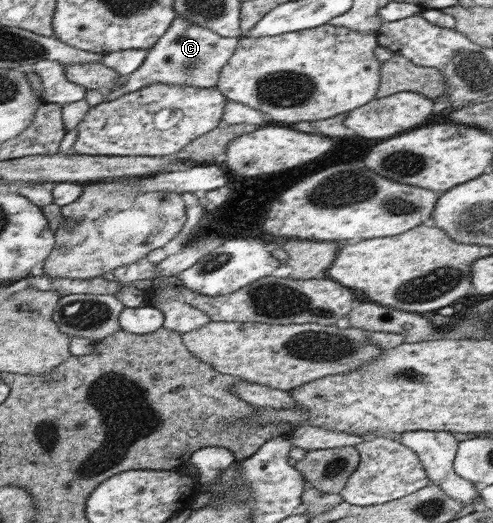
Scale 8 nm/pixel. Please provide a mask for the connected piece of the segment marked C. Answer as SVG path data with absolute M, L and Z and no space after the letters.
M176 16L175 21L169 27L167 33L156 42L147 52L143 63L127 77L123 86L105 96L105 102L124 97L127 93L133 93L155 85L167 83L167 85L191 85L191 87L216 87L219 81L222 67L235 53L239 38L223 37L215 33L213 29L201 27L197 23L188 23L187 19Z

